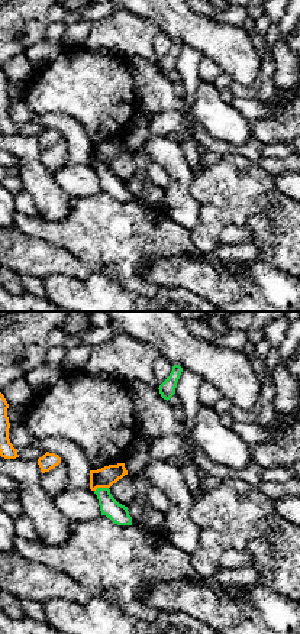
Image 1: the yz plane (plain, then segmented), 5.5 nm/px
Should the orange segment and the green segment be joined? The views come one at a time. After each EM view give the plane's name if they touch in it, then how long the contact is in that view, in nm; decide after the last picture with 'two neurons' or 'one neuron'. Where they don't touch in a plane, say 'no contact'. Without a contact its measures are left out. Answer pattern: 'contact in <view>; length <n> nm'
contact in yz; length 80 nm

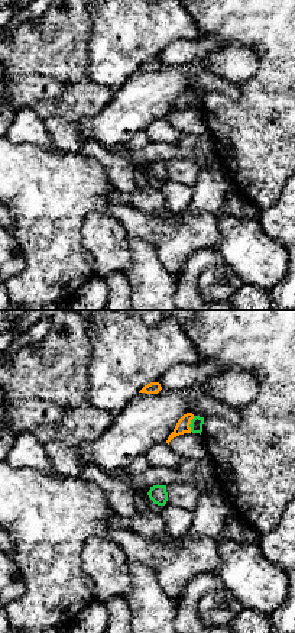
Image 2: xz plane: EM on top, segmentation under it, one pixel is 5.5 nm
contact in xz; length 90 nm

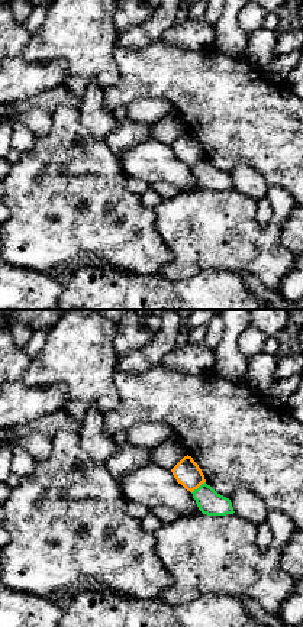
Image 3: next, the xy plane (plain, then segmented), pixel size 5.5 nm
contact in xy; length 100 nm

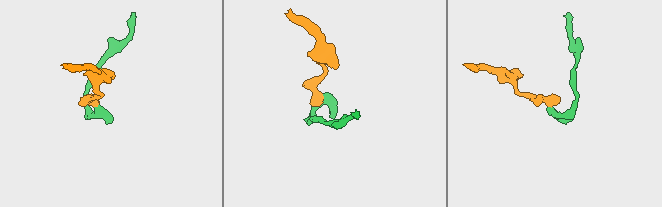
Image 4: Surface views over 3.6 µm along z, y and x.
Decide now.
two neurons

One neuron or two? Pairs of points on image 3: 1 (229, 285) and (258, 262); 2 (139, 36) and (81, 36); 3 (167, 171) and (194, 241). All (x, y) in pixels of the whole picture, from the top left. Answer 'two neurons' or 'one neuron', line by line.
1: two neurons
2: two neurons
3: two neurons

